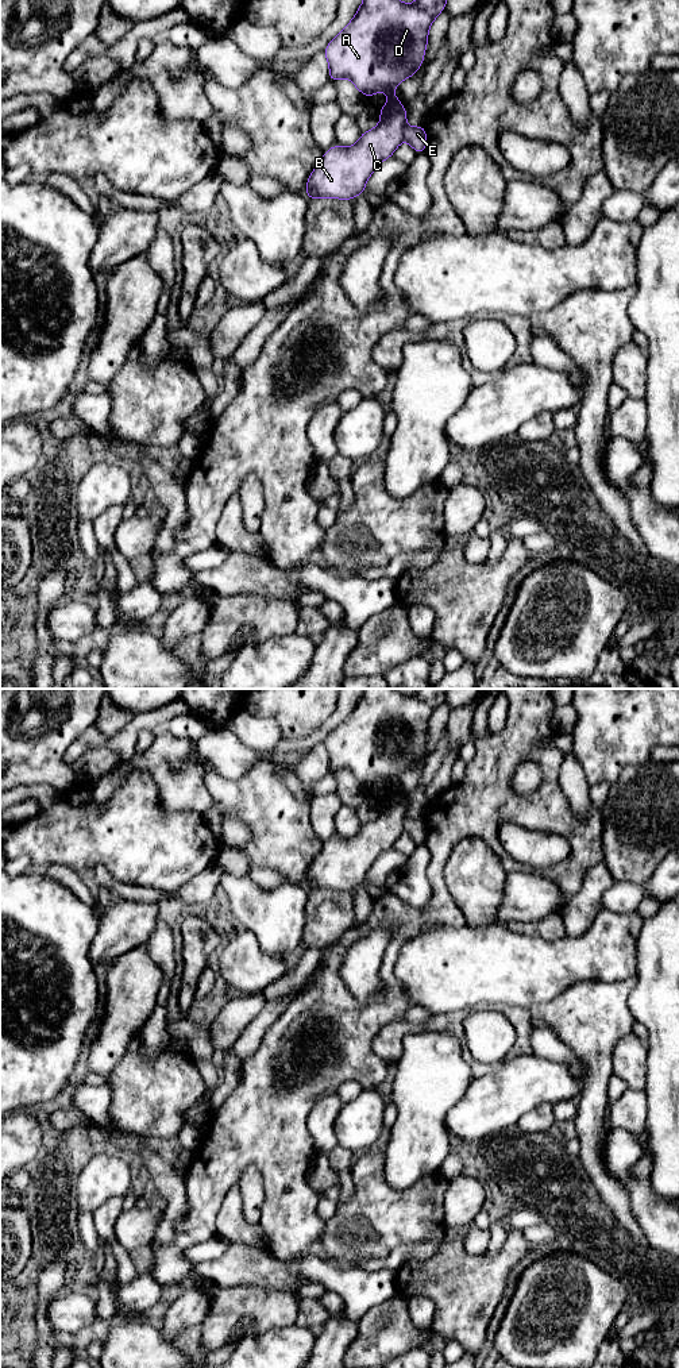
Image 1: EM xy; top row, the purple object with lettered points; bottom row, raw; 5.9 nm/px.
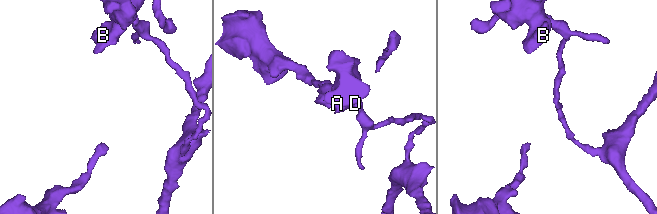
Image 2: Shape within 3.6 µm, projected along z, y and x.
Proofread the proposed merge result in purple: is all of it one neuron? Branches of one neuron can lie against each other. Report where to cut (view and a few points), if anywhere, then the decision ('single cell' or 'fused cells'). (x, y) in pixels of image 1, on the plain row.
cut xy (405, 817), (402, 829); fused cells

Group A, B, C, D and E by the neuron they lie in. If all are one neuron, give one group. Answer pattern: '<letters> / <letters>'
A B C D / E

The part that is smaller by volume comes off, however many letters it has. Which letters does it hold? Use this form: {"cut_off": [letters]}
{"cut_off": ["A", "B", "C", "D"]}

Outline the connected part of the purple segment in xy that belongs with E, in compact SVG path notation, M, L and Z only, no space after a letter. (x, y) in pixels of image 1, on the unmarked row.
M405 817L404 831L413 839L416 845L424 844L427 840L427 824L424 817Z

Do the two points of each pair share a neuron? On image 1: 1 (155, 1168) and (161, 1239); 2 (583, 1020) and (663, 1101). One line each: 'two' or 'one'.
1: one
2: two

